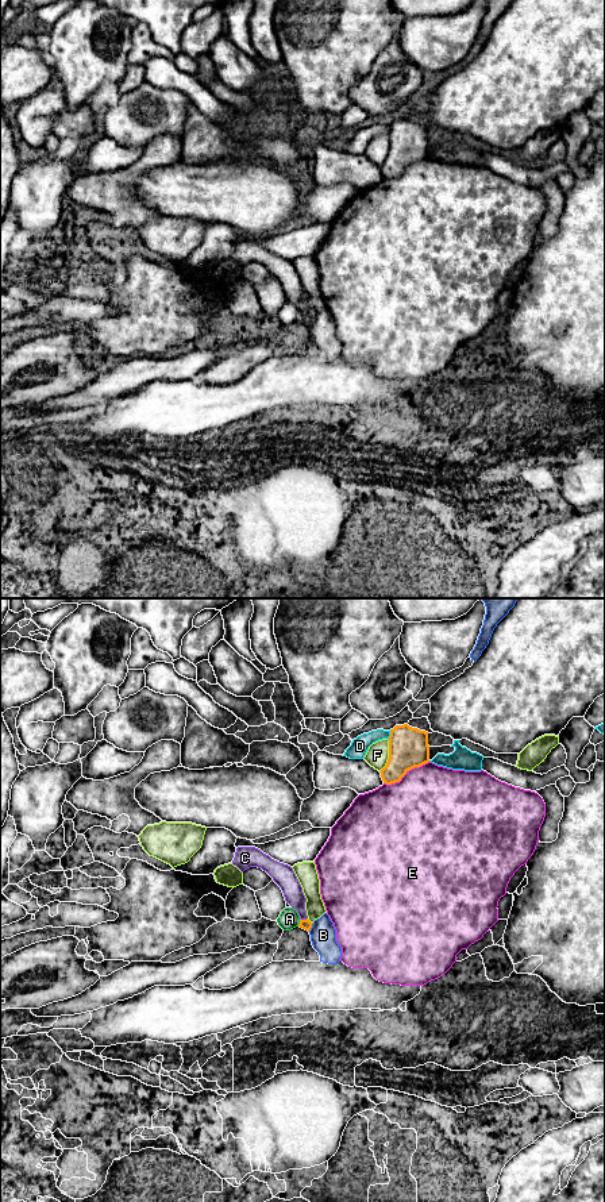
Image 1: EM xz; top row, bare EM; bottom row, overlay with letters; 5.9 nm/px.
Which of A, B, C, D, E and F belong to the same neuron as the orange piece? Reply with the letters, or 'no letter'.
C

